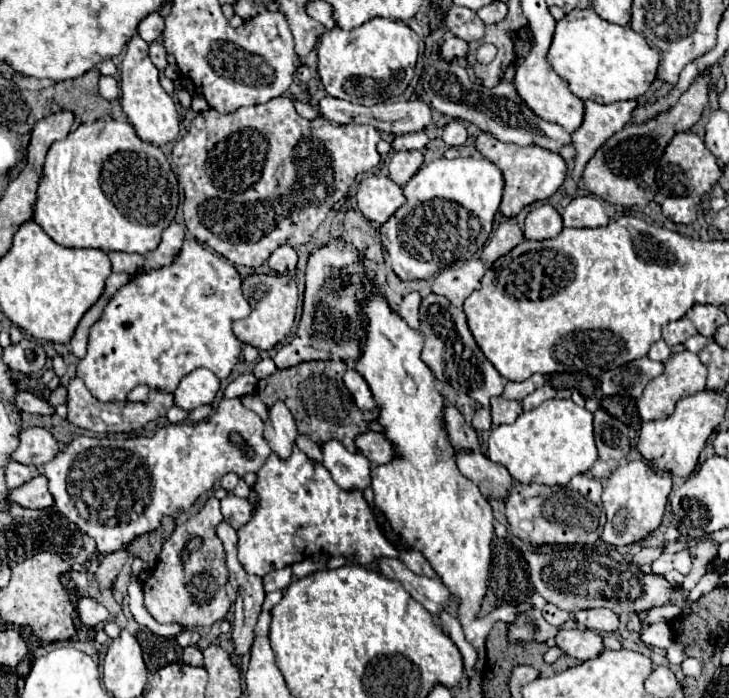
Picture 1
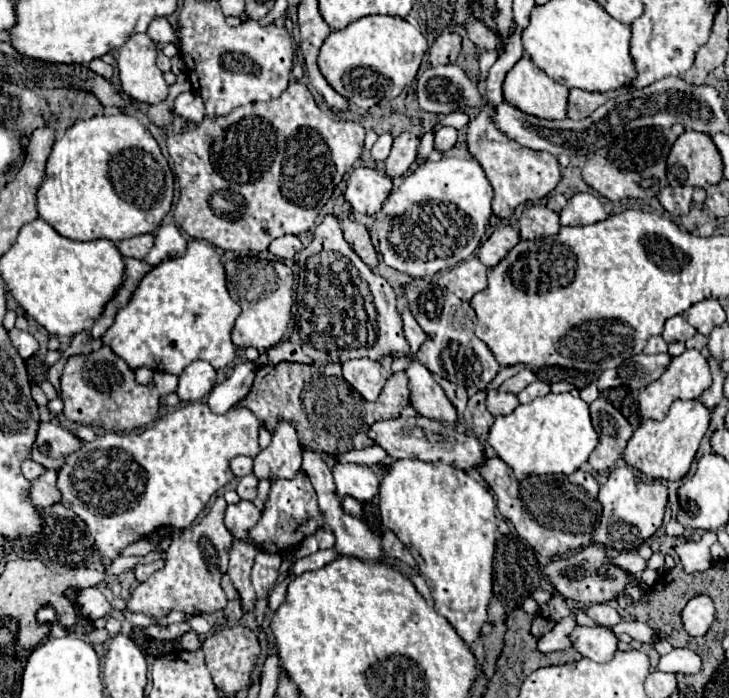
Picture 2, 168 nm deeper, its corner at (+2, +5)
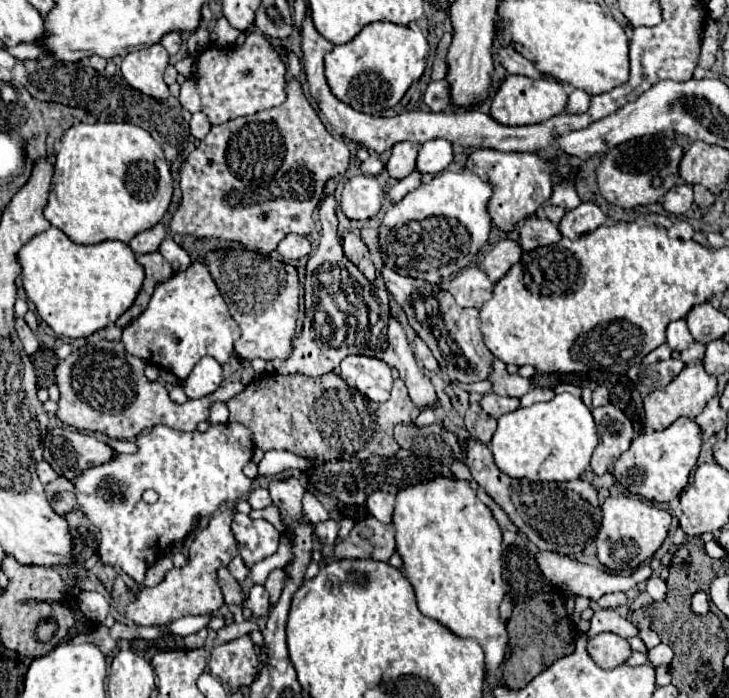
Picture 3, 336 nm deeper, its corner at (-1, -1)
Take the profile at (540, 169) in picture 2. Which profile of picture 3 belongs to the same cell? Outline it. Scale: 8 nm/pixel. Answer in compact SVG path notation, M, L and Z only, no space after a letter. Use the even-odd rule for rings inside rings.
M476 148L468 156L466 166L482 180L492 184L494 194L488 202L488 214L492 224L502 232L510 232L518 222L532 216L552 196L552 168L534 152L500 152L492 148Z

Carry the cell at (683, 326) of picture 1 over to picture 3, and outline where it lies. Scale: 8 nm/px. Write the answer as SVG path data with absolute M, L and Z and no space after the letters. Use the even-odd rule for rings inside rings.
M676 320L676 322L670 322L668 324L668 330L666 330L666 344L672 348L672 350L686 350L694 344L694 338L686 326L686 320Z

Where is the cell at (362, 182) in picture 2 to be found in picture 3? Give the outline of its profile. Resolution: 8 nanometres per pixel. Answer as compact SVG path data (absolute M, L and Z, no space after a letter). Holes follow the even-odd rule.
M358 174L344 186L340 206L350 220L368 220L380 212L384 198L386 194L376 176Z

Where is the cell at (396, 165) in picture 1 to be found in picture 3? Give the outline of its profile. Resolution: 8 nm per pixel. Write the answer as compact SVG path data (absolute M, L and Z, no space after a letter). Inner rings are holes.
M398 142L392 146L390 160L386 162L386 170L390 178L402 180L416 168L416 154L420 150L420 144L416 142Z

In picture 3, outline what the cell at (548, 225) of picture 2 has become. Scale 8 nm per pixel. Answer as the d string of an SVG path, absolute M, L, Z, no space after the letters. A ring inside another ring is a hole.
M530 216L522 230L520 230L520 246L524 252L534 250L538 246L550 246L556 244L562 238L558 226L554 222L550 222L544 216Z

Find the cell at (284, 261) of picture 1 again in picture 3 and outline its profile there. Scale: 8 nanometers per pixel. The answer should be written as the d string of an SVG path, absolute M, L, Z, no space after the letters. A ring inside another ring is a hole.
M288 234L276 248L276 252L284 258L284 260L298 260L306 254L310 254L312 246L306 240L306 236L298 236L298 234Z

